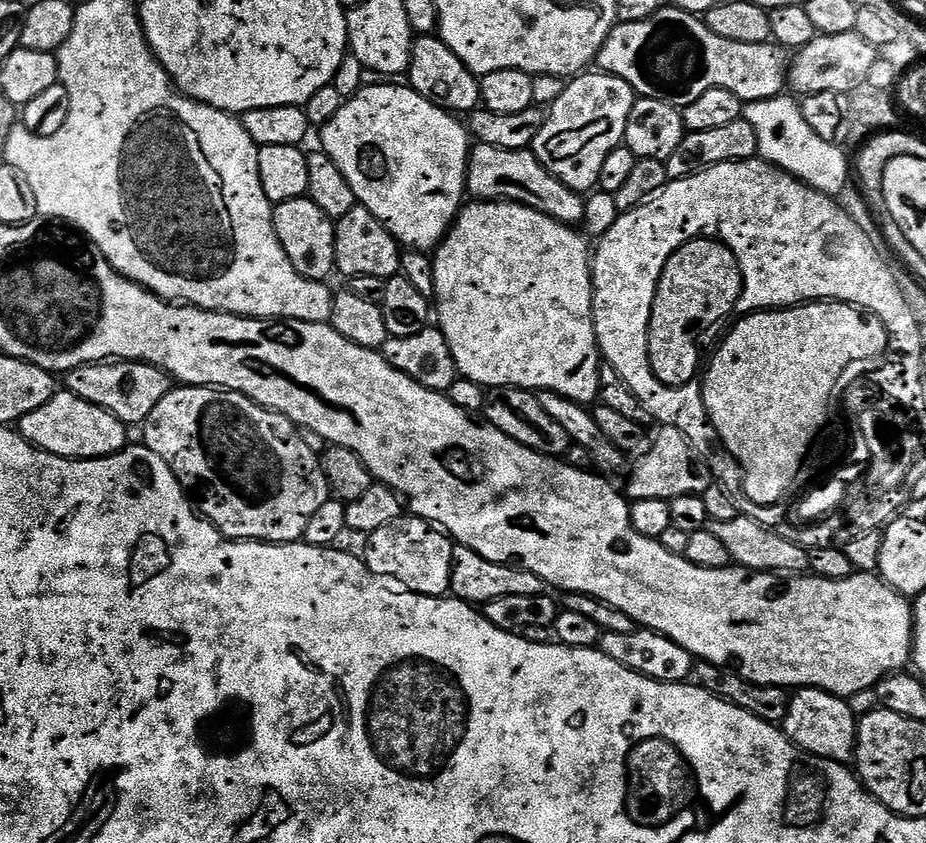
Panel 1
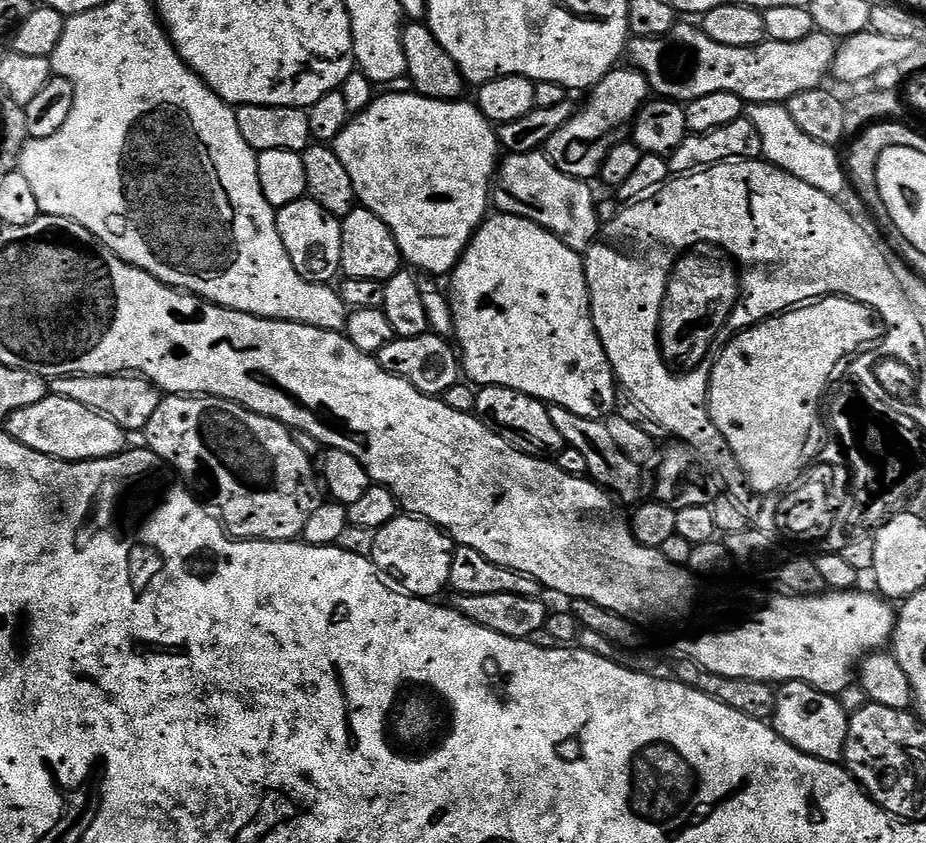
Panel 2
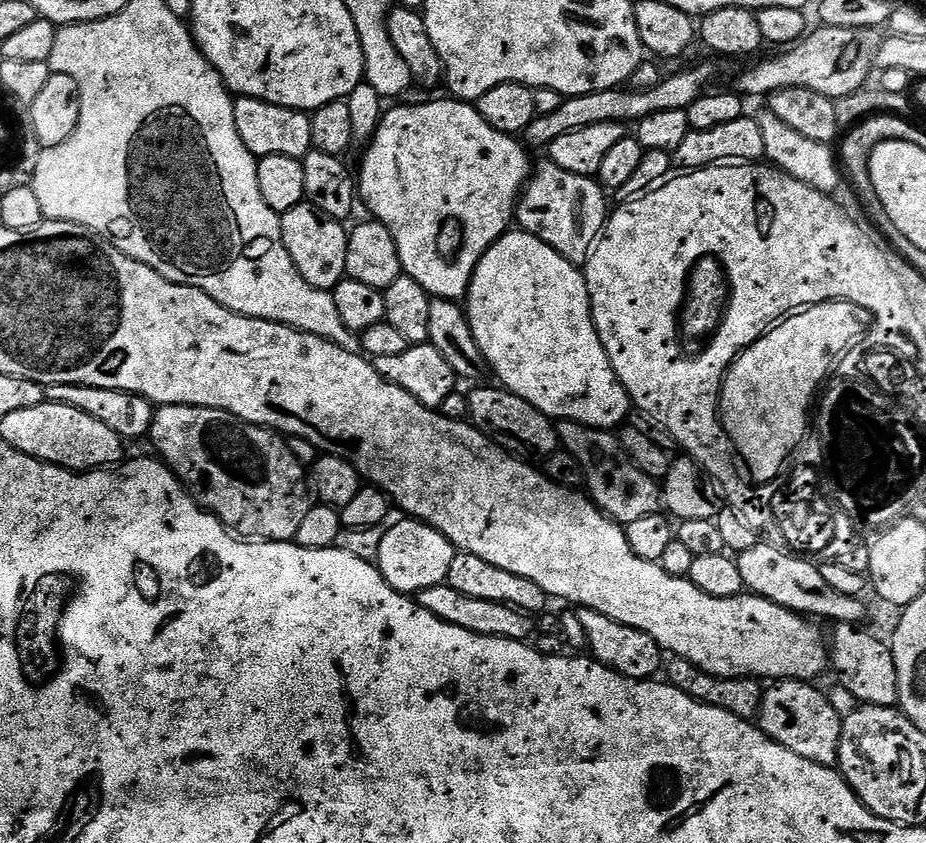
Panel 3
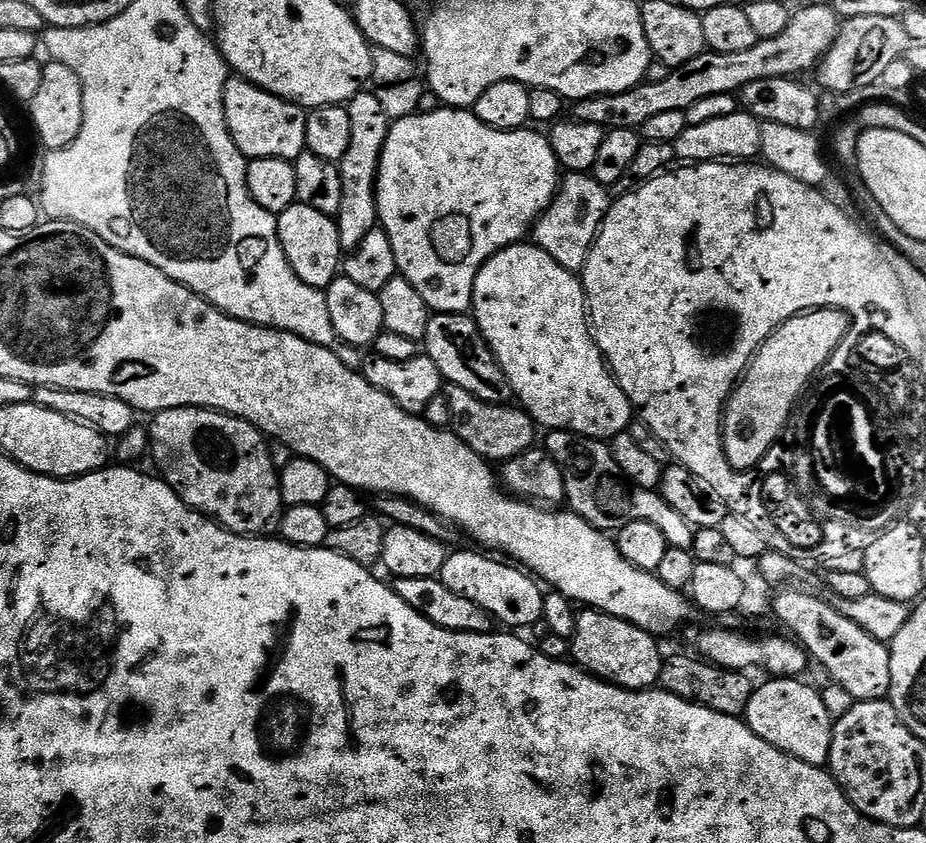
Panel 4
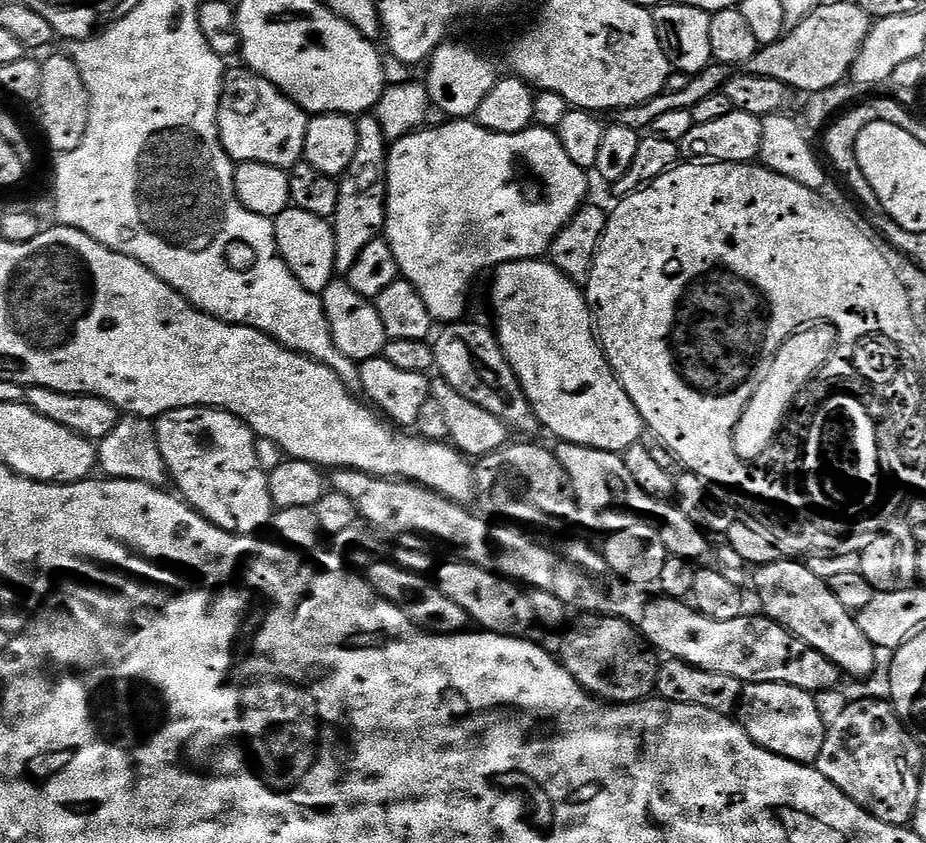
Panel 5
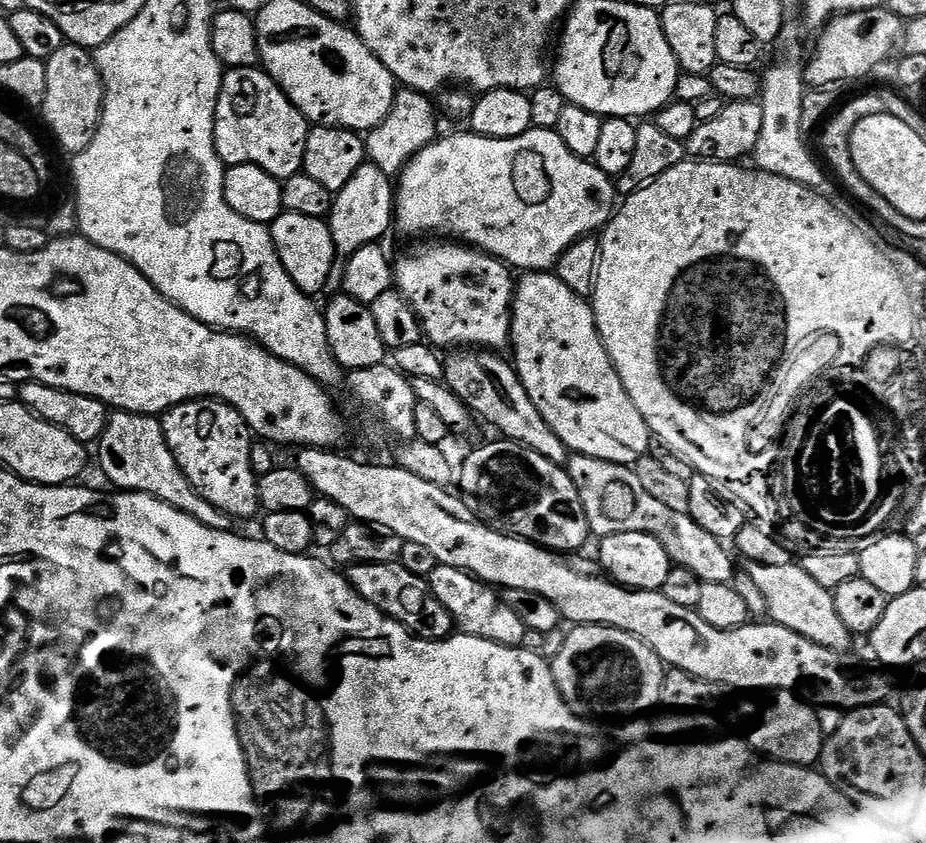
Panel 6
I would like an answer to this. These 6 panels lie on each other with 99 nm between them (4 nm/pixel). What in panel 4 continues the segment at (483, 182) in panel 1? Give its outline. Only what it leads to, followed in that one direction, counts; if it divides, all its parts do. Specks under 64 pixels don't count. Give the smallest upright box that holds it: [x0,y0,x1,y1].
[531,172,610,274]

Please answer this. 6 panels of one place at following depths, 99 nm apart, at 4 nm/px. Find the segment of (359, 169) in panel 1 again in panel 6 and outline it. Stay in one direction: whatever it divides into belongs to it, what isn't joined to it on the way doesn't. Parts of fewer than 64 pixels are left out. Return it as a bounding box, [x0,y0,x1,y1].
[394,127,618,272]

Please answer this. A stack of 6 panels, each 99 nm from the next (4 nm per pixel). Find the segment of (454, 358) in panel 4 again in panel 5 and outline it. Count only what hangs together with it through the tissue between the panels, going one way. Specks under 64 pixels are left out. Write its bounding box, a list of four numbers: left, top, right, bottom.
[435,322,538,433]

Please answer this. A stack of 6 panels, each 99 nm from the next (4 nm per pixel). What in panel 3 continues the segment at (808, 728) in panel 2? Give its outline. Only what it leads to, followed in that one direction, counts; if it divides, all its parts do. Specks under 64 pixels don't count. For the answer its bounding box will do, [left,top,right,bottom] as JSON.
[758,680,842,768]

